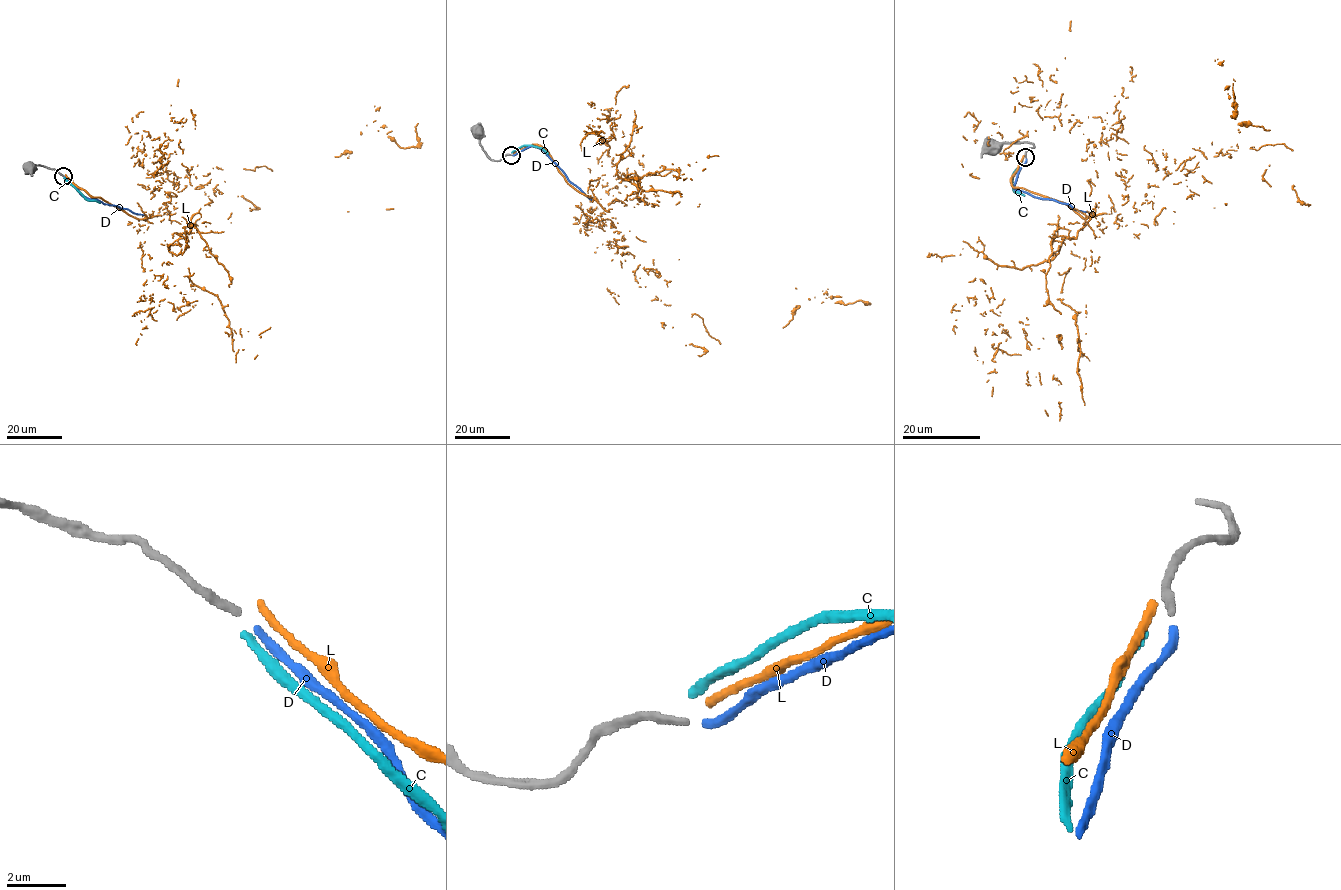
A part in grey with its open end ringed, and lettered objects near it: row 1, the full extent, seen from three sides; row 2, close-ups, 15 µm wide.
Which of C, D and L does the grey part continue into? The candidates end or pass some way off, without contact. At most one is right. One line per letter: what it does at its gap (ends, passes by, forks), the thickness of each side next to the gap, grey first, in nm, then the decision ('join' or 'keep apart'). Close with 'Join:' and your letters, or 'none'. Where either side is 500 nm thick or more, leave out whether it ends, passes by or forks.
C: it ends there; 260 nm thick on the grey side, 280 nm on the other; keep apart
D: it ends there; 260 nm thick on the grey side, 280 nm on the other; join
L: it ends there; 260 nm thick on the grey side, 300 nm on the other; keep apart
Join: D

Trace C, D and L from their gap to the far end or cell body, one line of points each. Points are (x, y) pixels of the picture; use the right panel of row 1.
C: (1022, 159), (1013, 175), (1013, 187), (1024, 196)
D: (1025, 159), (1013, 185), (1016, 190), (1092, 213)
L: (1024, 156), (1013, 186), (1086, 218), (1140, 211), (1212, 142), (1291, 150), (1238, 123), (1226, 86), (1225, 205)

